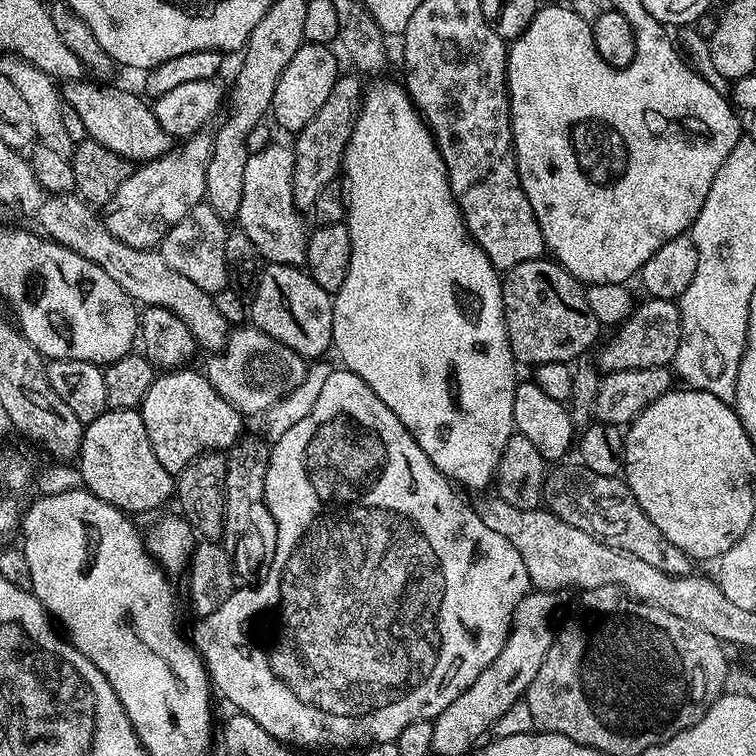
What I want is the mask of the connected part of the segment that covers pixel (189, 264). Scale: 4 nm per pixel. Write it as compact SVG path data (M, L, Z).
M201 202L178 222L166 234L166 238L158 245L158 251L162 258L178 274L183 274L185 278L190 278L194 286L202 286L202 290L215 294L218 290L229 287L228 267L226 266L226 238L229 229L222 218L206 202Z

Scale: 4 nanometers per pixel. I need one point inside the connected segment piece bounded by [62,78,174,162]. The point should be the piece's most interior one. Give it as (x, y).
(117, 119)

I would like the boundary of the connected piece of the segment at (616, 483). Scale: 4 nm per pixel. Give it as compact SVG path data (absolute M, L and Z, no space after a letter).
M564 466L553 467L556 469L553 472L551 469L544 478L543 503L547 511L570 526L578 526L578 530L586 530L586 534L611 548L621 548L623 552L634 554L634 558L642 558L642 562L650 562L650 566L666 574L687 576L693 571L690 557L678 550L678 546L674 546L674 542L670 542L670 538L650 522L650 518L646 518L646 510L638 506L638 498L634 498L620 476L594 474L594 470L583 466L560 467Z

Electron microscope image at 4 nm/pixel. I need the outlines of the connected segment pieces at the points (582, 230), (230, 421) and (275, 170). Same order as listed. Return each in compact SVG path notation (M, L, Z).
M552 4L549 8L541 7L539 11L537 11L536 16L530 22L530 26L519 38L511 41L508 49L508 105L510 106L510 114L512 115L512 148L516 152L516 169L518 170L520 185L526 194L526 198L530 198L530 206L534 206L534 218L538 218L538 226L542 230L545 249L555 257L558 263L560 263L574 279L580 281L580 283L585 286L589 284L624 284L628 282L631 276L633 279L633 277L639 273L640 267L646 262L646 258L650 258L650 254L654 254L654 250L658 250L658 246L670 242L670 238L685 235L685 233L691 229L692 223L696 221L696 216L700 213L702 206L706 202L706 194L710 190L710 182L714 182L714 174L718 174L718 166L722 166L722 162L726 162L730 150L734 150L736 143L742 139L742 120L739 120L741 117L734 111L733 105L726 102L726 100L724 104L723 98L716 96L715 90L712 89L715 87L710 86L709 81L703 79L700 73L693 69L691 63L686 62L683 55L678 54L677 45L673 43L673 41L672 44L666 37L660 36L656 40L656 48L644 48L644 46L637 47L637 60L630 62L630 66L626 66L625 68L611 68L611 66L598 54L598 50L594 46L592 25L582 22L582 18L578 18L578 14L574 14L574 10L570 6L559 8L558 5Z
M185 366L179 370L168 370L157 375L156 381L146 390L146 398L138 409L142 422L146 426L146 434L150 434L150 446L154 454L158 454L158 462L166 466L166 470L178 474L195 456L203 452L227 450L241 439L245 417L231 402L222 398L214 390L207 375L191 372L191 367Z
M273 142L251 153L246 162L242 206L236 220L254 242L261 261L270 264L303 265L307 261L309 225L304 225L302 209L294 202L294 154L289 145Z

